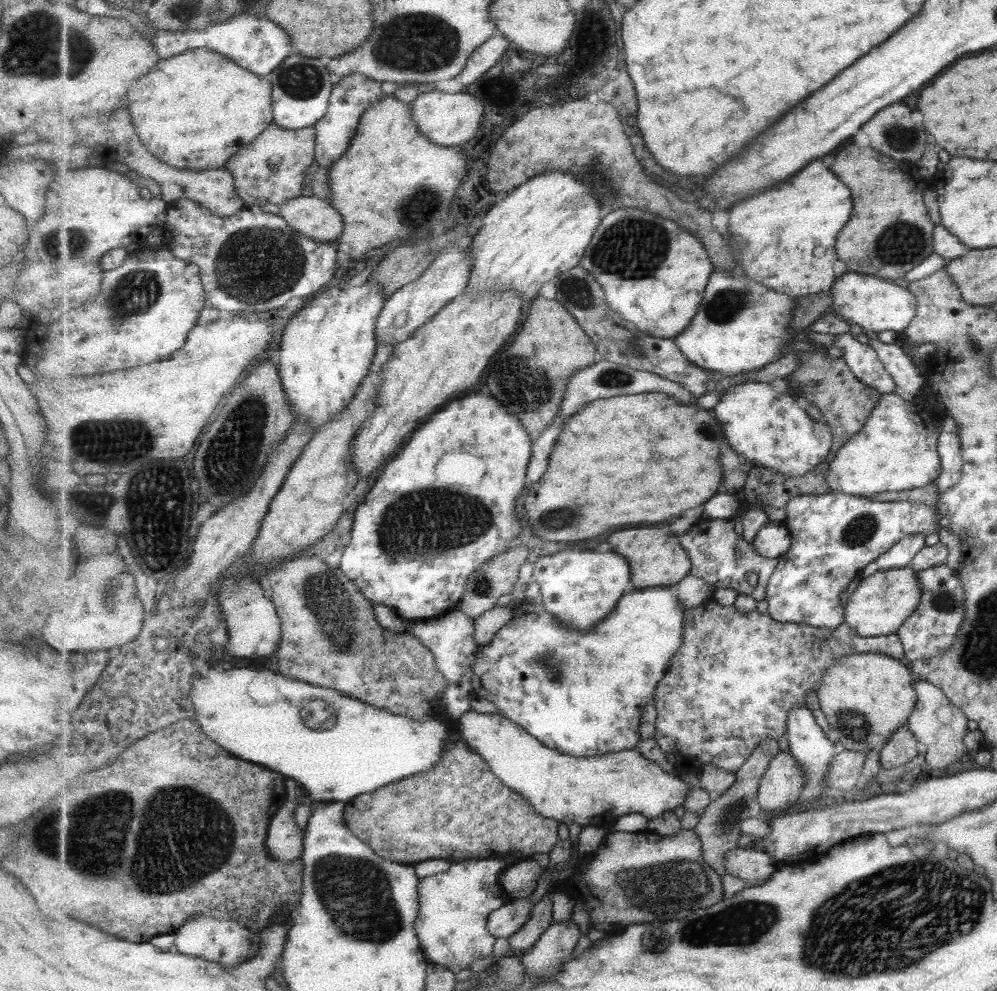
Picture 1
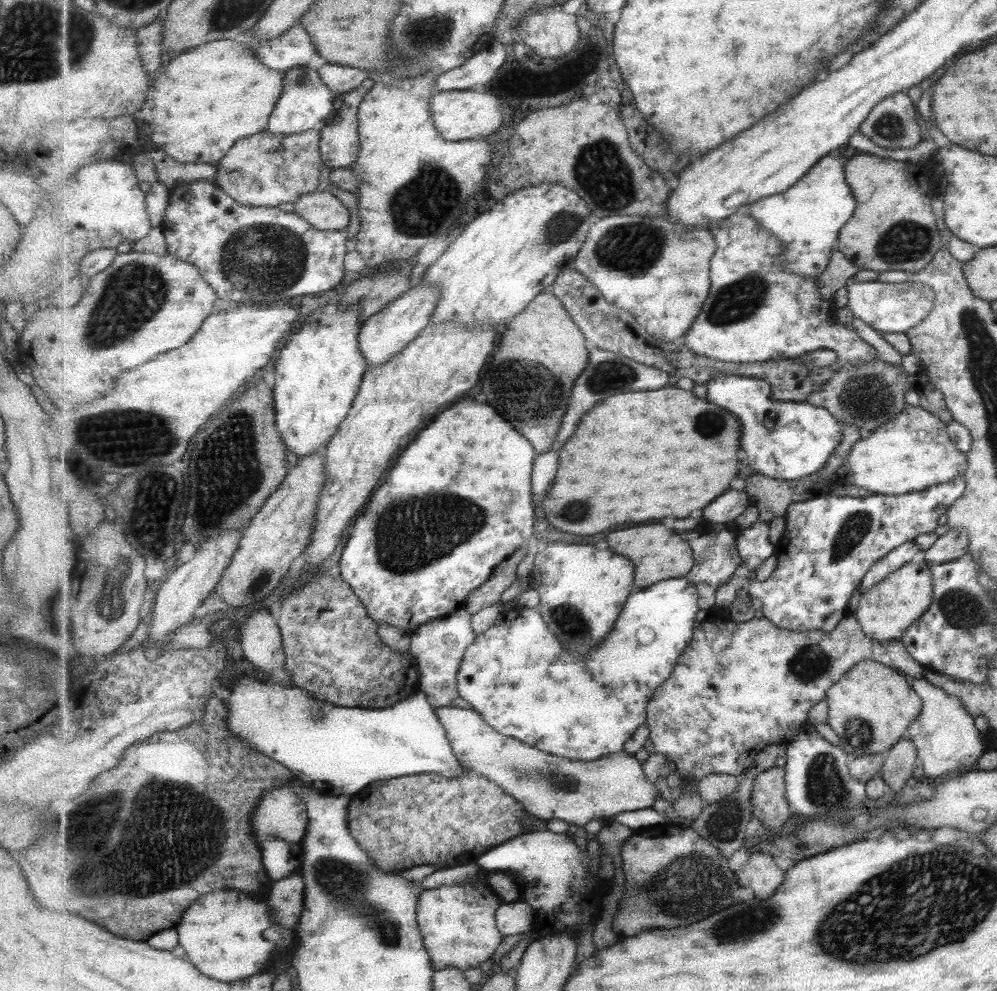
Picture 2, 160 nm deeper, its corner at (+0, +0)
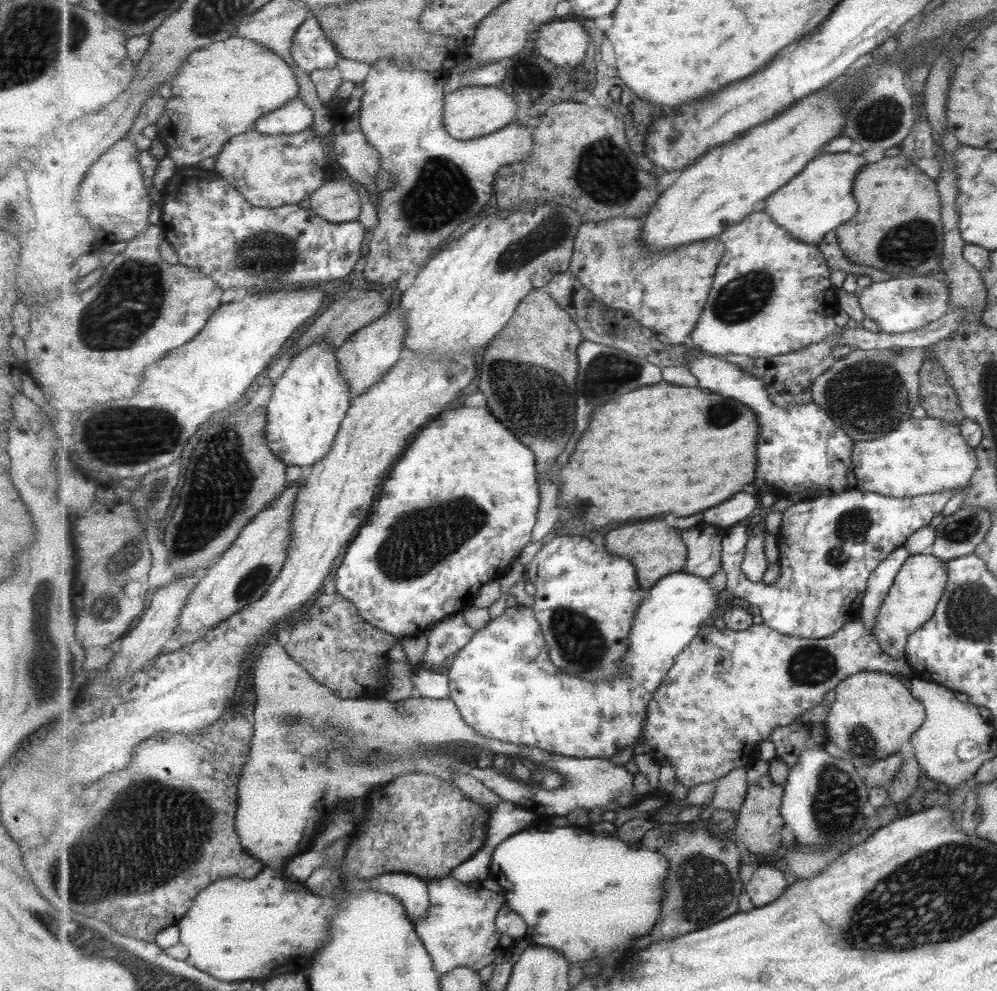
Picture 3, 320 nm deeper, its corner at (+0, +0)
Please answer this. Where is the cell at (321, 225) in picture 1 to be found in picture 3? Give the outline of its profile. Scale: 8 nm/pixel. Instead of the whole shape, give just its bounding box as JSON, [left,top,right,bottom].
[309,178,363,223]

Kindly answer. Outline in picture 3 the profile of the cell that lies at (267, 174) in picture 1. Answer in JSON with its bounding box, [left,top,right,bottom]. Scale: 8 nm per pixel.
[215,129,339,208]

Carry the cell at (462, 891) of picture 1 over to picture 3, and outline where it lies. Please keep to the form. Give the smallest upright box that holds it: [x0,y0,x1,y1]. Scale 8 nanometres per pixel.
[415,876,509,974]

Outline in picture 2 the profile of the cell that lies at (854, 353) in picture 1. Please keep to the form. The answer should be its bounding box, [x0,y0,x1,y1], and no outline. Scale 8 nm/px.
[684,214,876,364]

